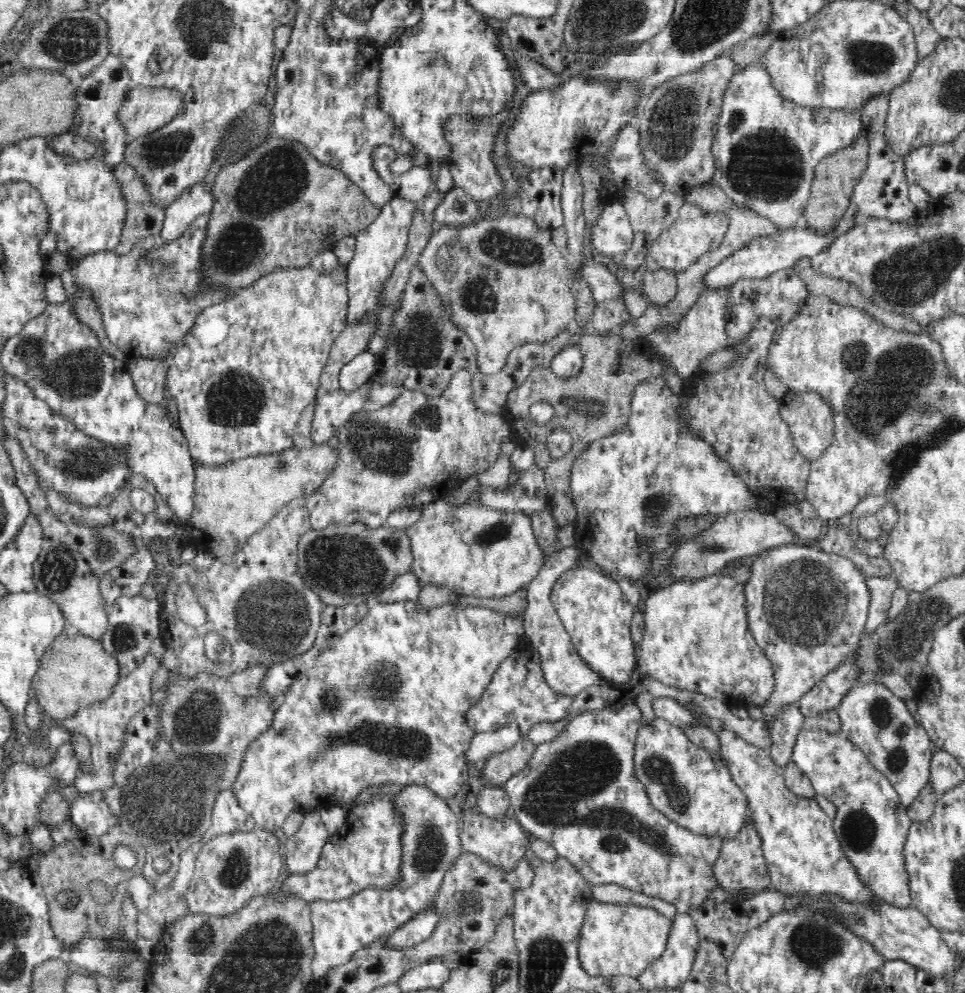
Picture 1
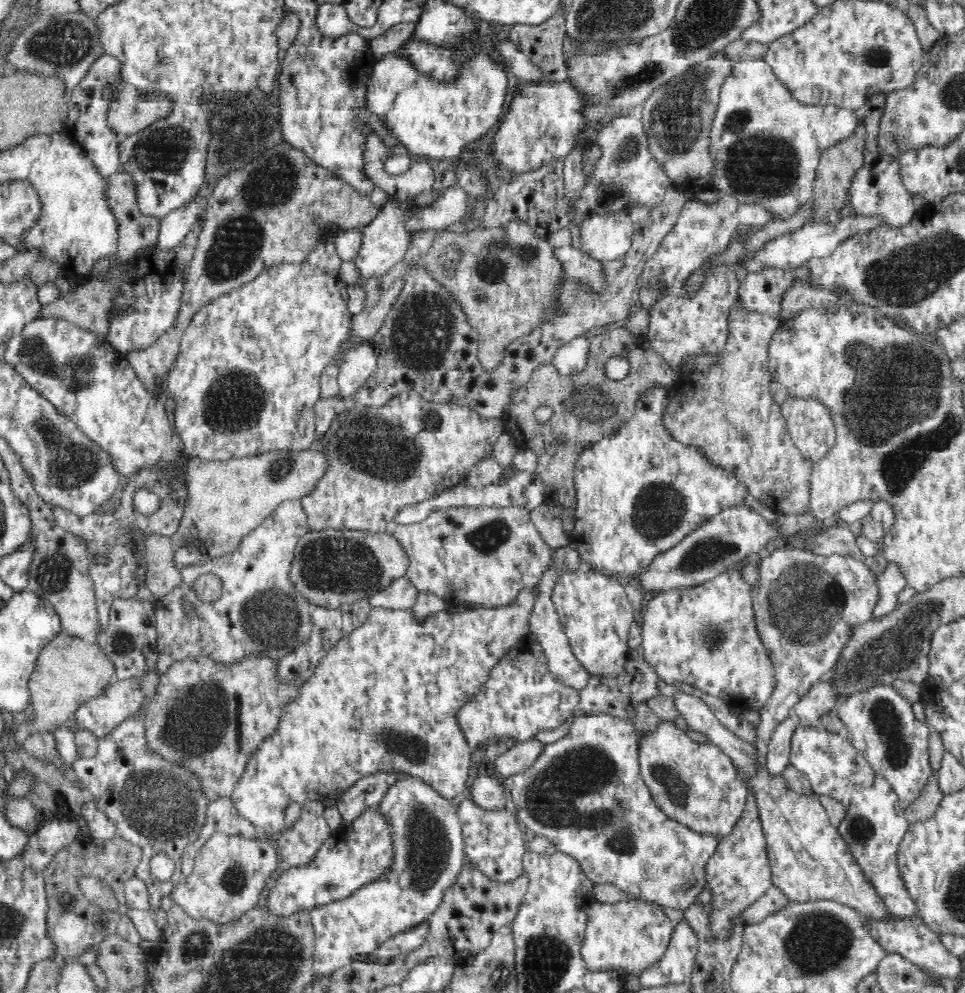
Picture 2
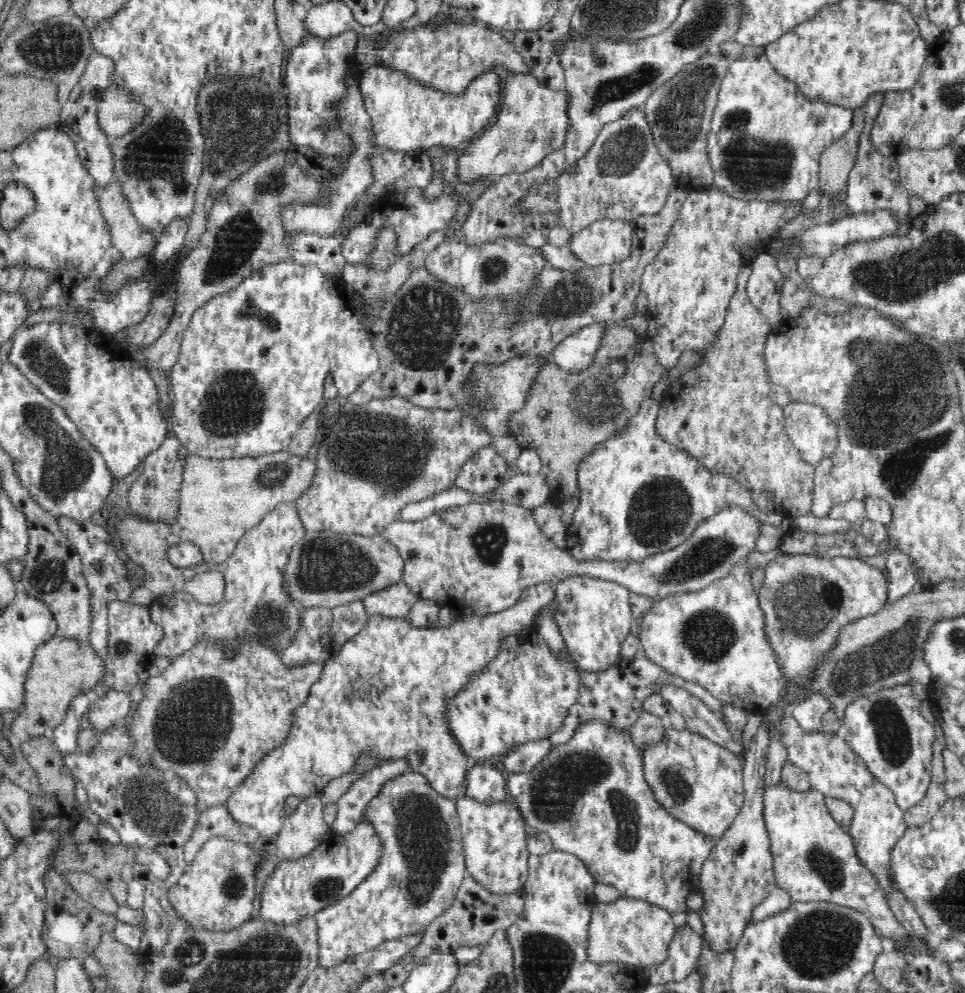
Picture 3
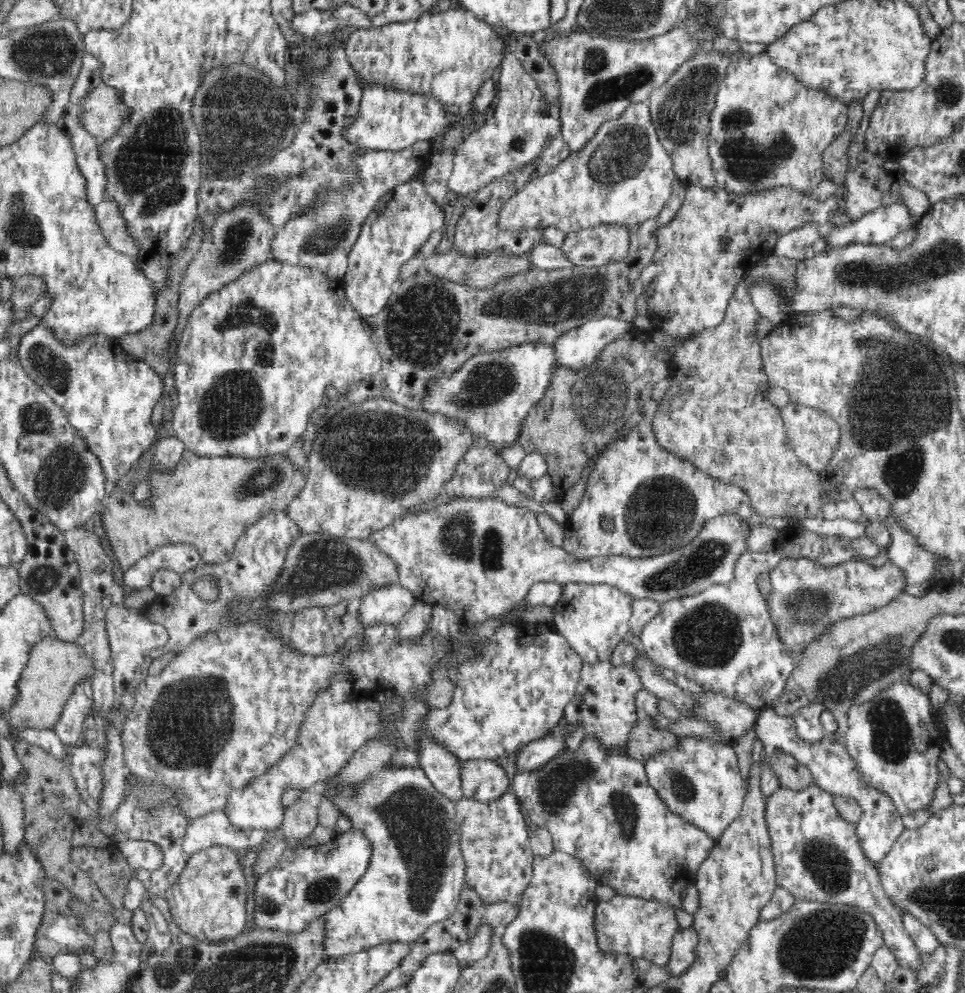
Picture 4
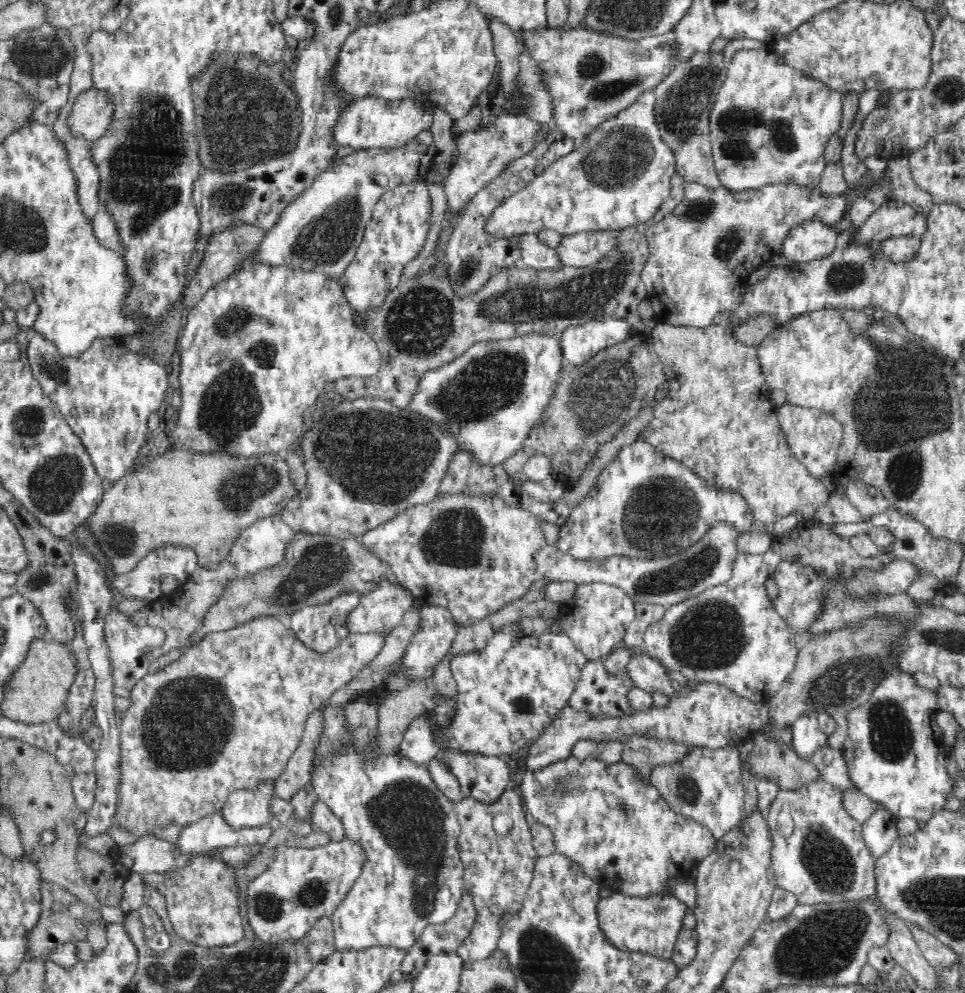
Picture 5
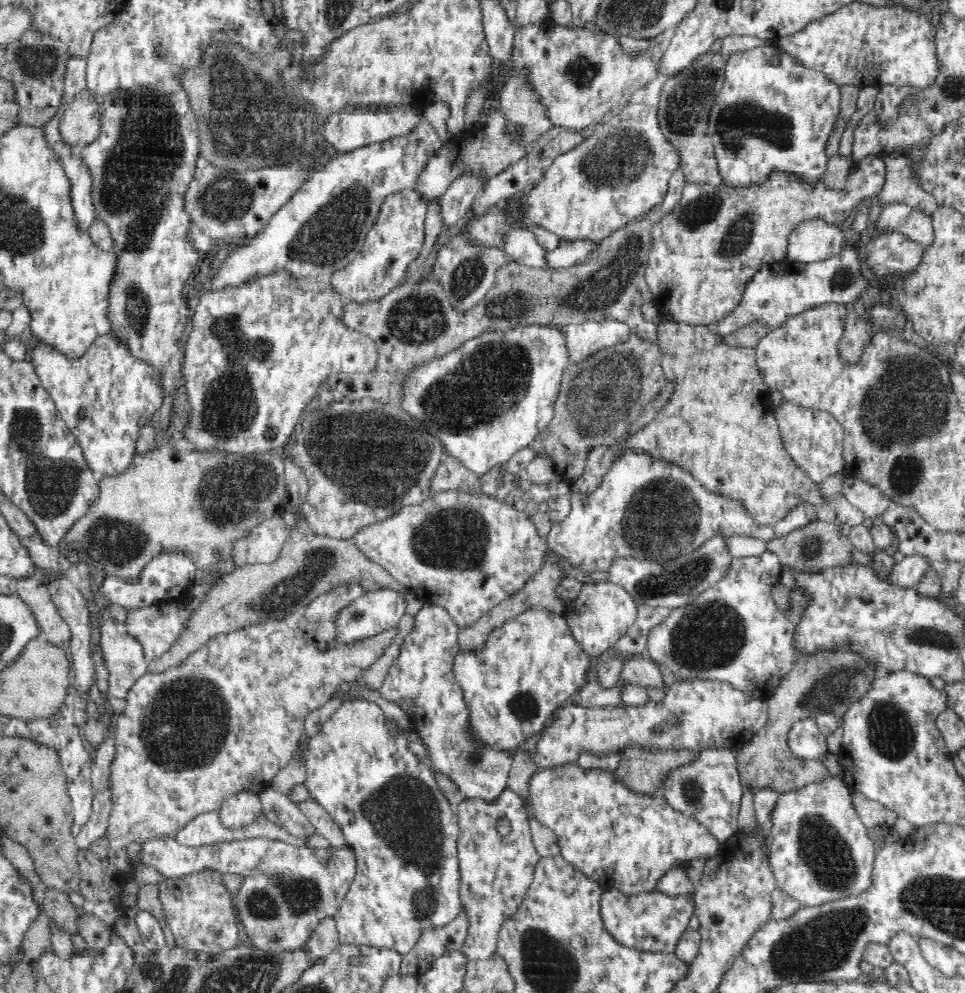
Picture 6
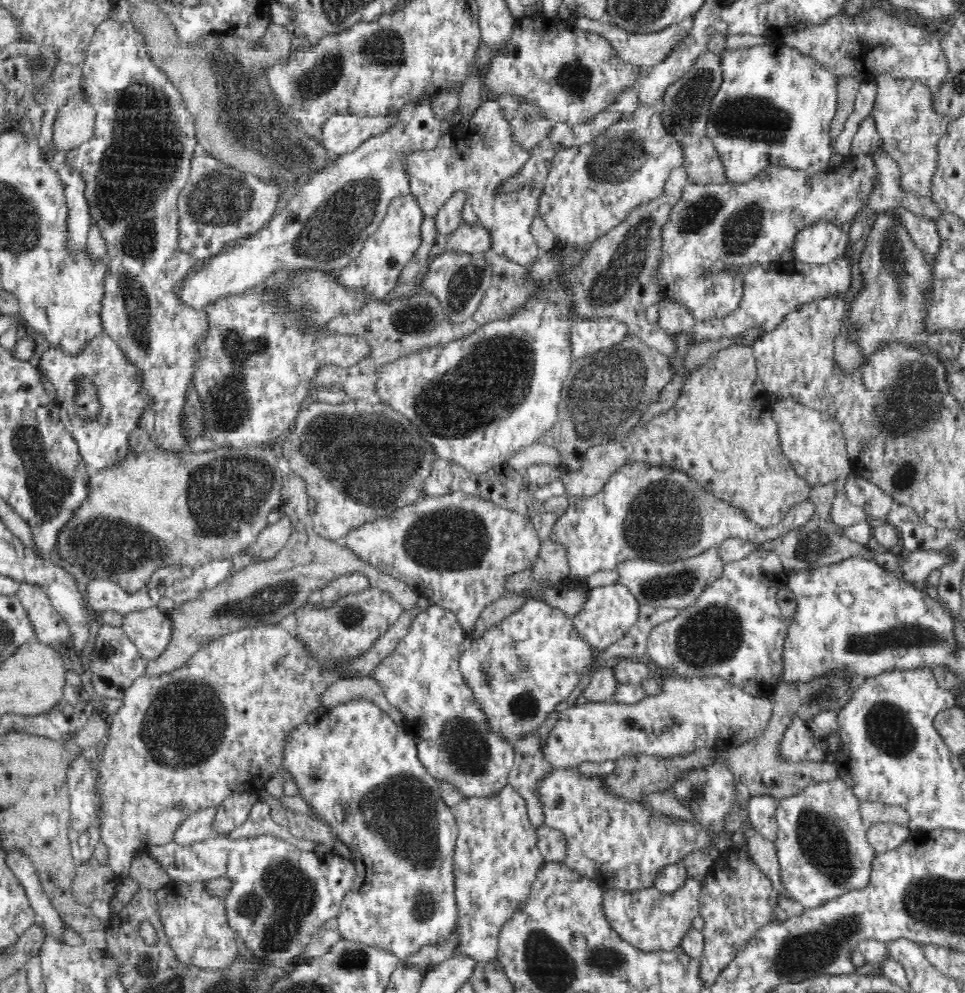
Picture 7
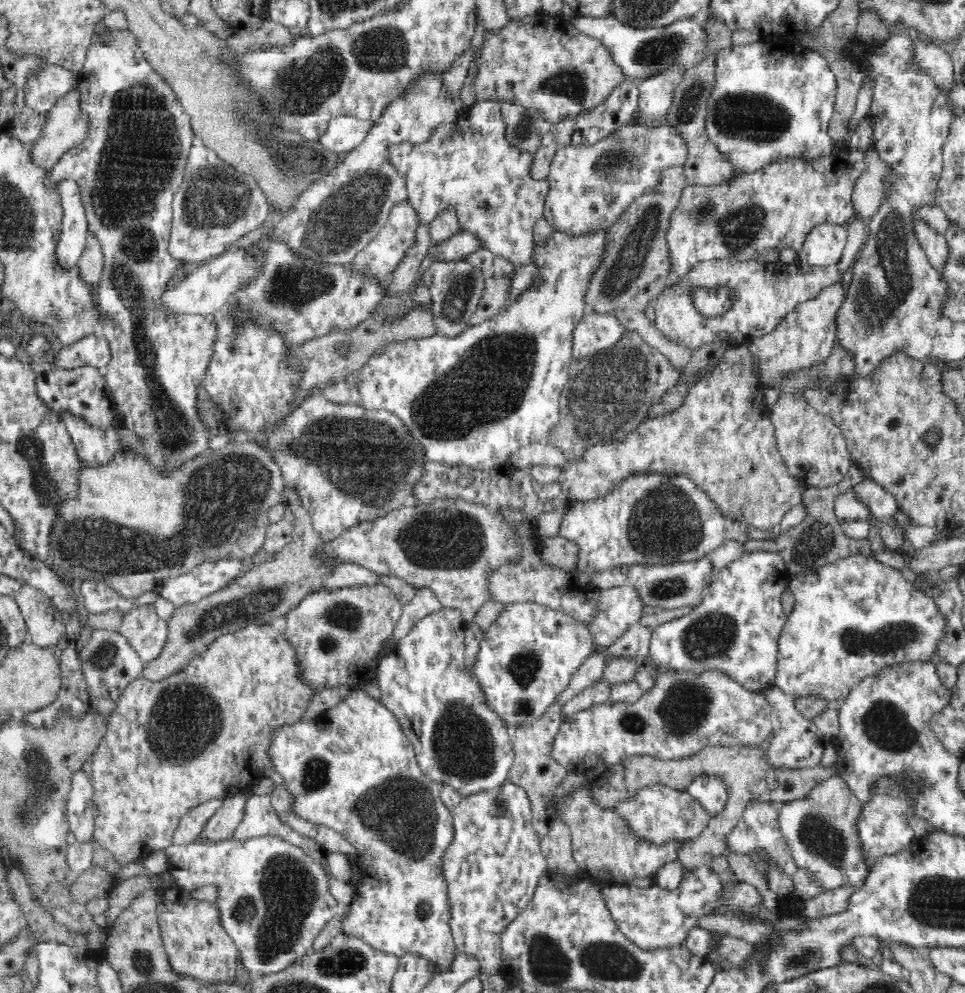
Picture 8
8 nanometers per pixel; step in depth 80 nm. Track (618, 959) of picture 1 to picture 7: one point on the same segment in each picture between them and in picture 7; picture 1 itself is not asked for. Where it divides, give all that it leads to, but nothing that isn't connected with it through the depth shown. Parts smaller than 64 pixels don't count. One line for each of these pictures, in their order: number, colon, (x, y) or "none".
2: (630, 935)
3: (635, 931)
4: (629, 925)
5: (651, 925)
6: (651, 921)
7: (650, 920)

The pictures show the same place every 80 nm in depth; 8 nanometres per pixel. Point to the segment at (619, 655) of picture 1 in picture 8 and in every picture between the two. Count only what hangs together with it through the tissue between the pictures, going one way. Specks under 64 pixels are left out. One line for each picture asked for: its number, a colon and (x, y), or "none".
2: (594, 611)
3: (593, 617)
4: (593, 617)
5: (596, 618)
6: (603, 612)
7: (612, 610)
8: (622, 606)

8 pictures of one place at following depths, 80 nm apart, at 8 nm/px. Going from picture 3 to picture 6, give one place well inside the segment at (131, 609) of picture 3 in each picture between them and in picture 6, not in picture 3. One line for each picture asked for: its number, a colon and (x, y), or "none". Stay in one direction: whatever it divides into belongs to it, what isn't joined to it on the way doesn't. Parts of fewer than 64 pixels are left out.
4: (131, 638)
5: (127, 645)
6: (122, 657)

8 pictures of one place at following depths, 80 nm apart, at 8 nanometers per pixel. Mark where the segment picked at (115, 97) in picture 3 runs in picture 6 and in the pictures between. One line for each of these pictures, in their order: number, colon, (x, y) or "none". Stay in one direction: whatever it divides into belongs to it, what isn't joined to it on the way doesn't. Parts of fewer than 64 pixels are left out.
4: (101, 114)
5: (88, 119)
6: (78, 123)

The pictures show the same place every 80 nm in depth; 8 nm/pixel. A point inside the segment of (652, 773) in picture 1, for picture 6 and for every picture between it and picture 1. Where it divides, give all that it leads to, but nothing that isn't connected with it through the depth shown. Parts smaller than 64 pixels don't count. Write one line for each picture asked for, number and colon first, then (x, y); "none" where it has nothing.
2: (695, 783)
3: (699, 782)
4: (700, 781)
5: (706, 786)
6: (709, 791)

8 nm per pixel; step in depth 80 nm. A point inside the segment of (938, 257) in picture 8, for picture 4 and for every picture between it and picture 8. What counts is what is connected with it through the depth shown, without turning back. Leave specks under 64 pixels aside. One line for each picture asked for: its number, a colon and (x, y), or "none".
4: (879, 227)
5: (893, 219)
6: (917, 226)
7: (923, 231)

